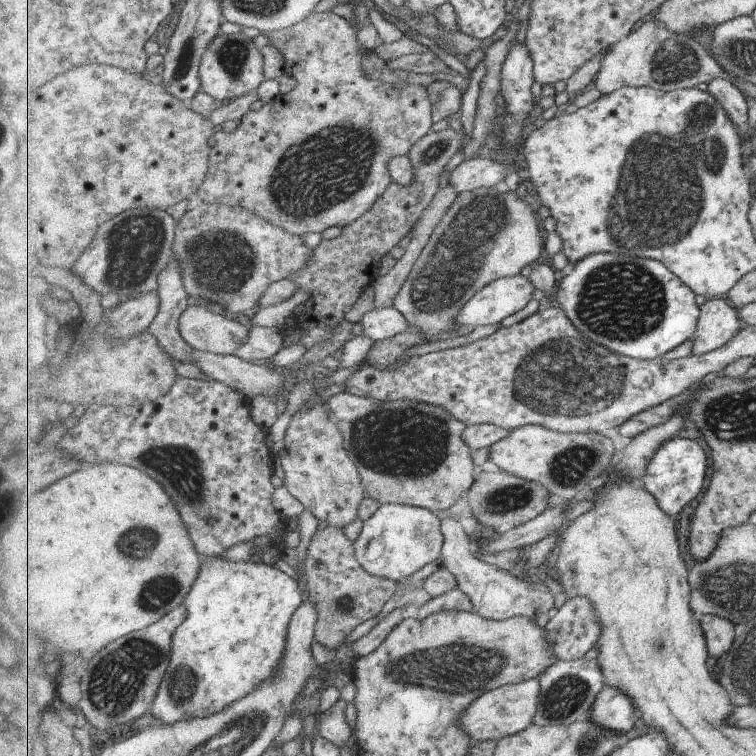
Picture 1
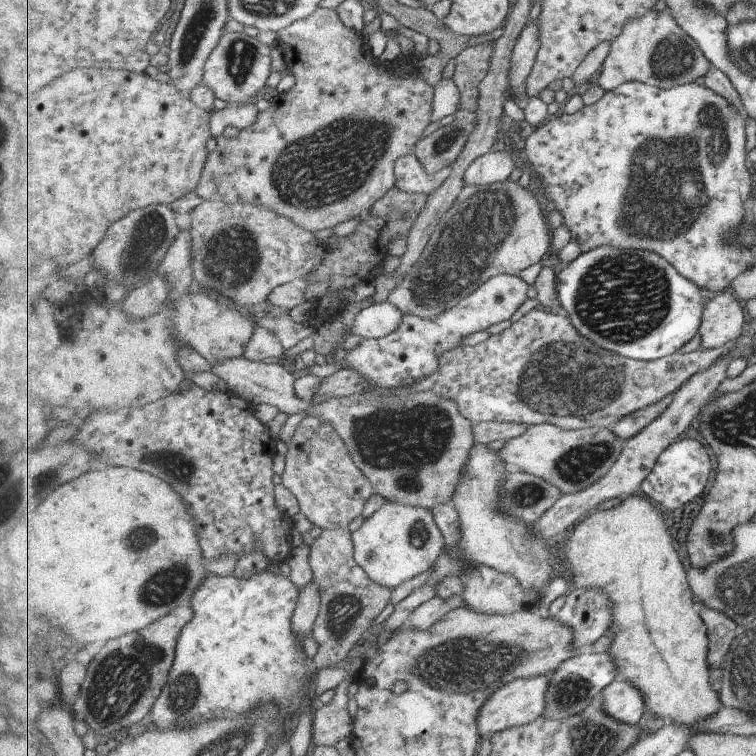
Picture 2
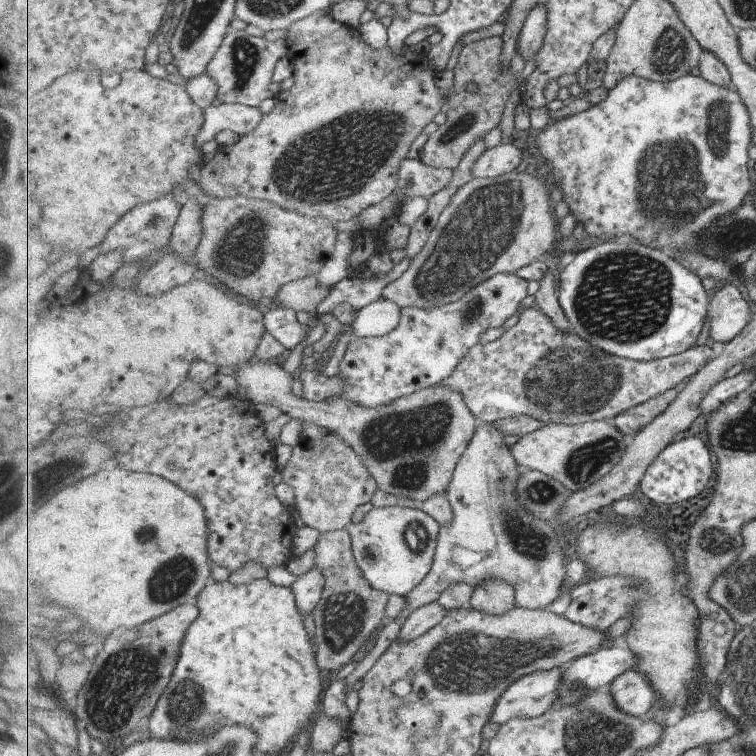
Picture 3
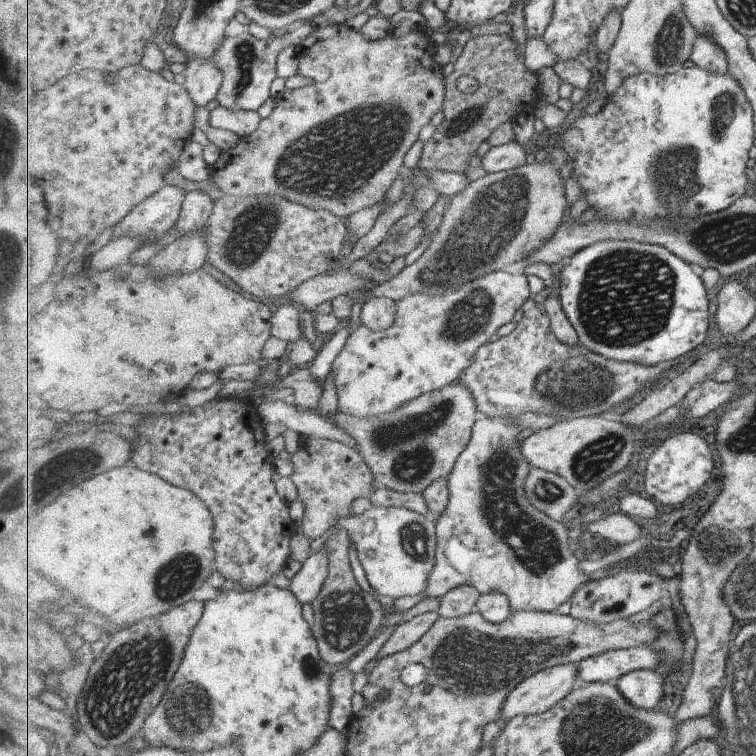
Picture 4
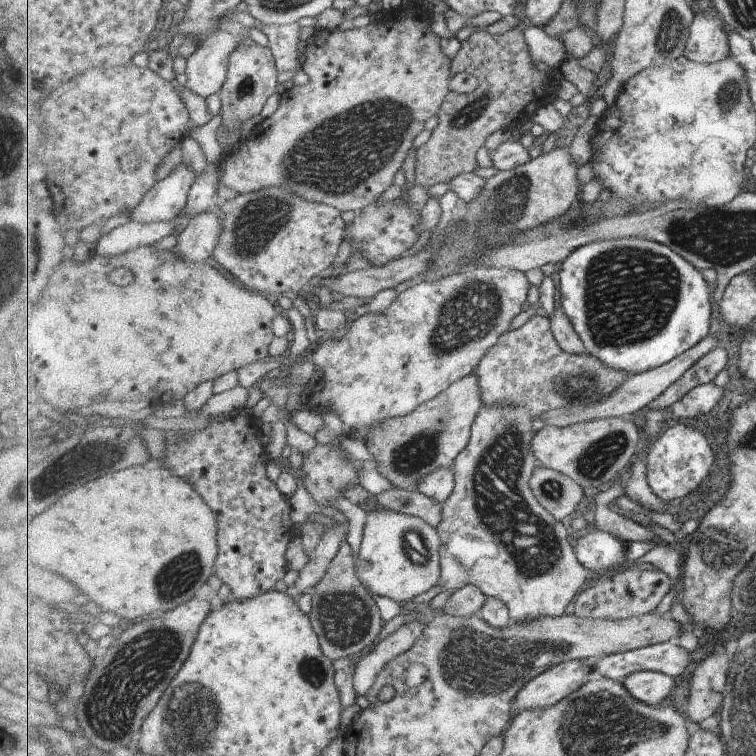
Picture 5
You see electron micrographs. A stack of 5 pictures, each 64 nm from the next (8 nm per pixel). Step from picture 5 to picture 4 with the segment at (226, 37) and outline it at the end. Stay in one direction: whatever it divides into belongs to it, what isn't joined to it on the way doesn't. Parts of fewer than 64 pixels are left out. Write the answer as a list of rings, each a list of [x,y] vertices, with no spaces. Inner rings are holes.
[[[215,55],[209,60],[193,60],[185,67],[183,75],[183,85],[198,106],[206,107],[218,98],[223,84],[223,72],[215,62]]]

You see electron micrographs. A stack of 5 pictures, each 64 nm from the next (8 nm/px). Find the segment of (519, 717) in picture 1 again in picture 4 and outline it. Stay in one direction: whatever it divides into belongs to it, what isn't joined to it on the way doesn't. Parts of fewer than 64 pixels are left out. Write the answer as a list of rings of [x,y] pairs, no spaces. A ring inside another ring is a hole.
[[[576,664],[548,668],[523,680],[509,692],[505,700],[503,721],[519,715],[547,712],[569,696],[577,686],[579,668]]]

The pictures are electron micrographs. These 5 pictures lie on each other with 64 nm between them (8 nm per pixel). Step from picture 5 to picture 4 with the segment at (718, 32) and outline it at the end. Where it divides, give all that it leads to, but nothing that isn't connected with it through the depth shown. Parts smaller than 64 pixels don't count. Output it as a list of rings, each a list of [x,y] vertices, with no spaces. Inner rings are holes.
[[[698,36],[693,44],[691,52],[692,62],[709,72],[729,72],[728,56],[725,56],[725,50],[715,42],[711,36]]]

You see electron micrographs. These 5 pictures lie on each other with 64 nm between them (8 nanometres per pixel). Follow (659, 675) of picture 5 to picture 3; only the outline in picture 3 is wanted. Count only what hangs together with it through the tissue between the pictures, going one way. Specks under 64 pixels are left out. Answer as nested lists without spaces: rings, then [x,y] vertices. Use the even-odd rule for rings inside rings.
[[[628,670],[612,681],[611,689],[617,706],[633,718],[641,718],[657,702],[655,688],[641,672]]]

